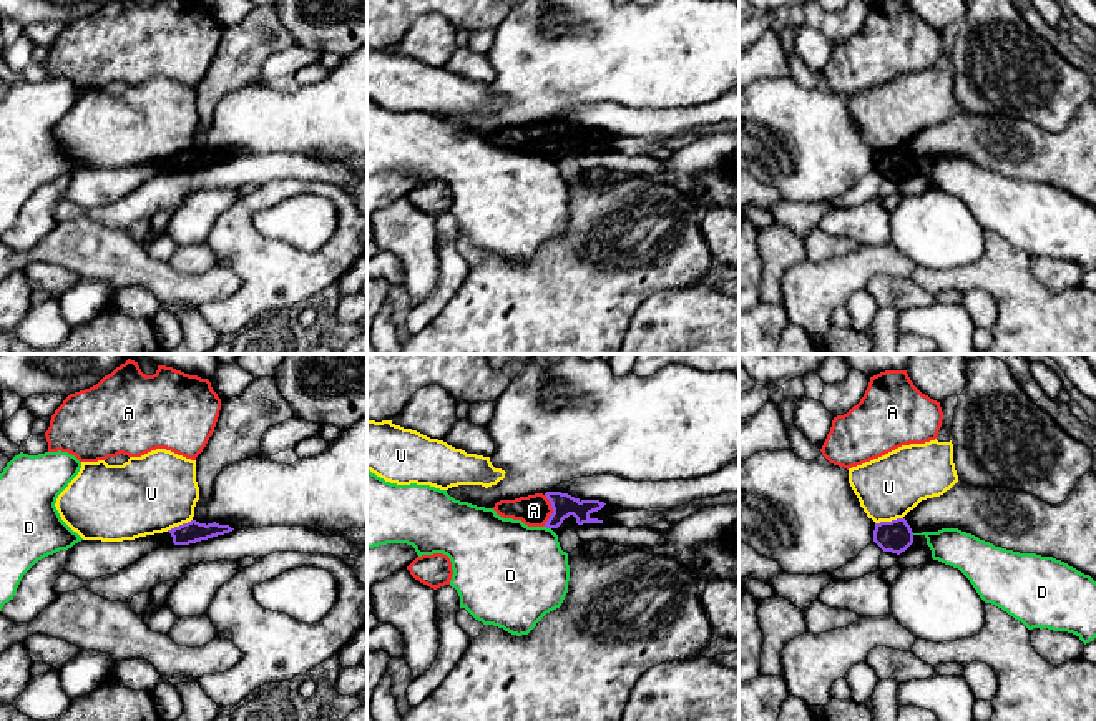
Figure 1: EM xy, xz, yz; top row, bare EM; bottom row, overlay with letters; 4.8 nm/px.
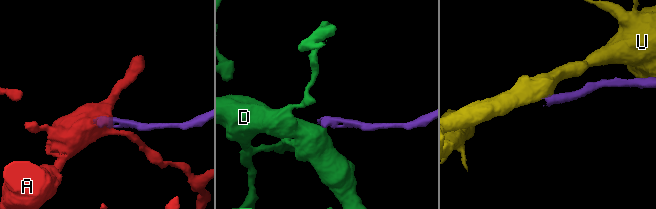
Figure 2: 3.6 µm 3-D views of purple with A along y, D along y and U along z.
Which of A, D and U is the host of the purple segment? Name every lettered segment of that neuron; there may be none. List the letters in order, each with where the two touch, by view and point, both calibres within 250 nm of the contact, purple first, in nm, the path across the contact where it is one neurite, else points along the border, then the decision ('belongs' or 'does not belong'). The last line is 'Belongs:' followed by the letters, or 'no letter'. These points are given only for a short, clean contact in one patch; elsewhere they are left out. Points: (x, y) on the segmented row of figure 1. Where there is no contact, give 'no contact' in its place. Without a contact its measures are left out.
A: meets purple in xz at (553, 510); 120 nm thick on the purple side, 160 nm on the other; runs through xz (563, 505), (553, 510), (533, 510); belongs
D: meets purple in xz at (548, 527); 120 nm thick on the purple side, 440 nm on the other; border along xz (545, 525), (550, 529); does not belong
U: meets purple in yz at (889, 522); 150 nm thick on the purple side, 300 nm on the other; border along yz (902, 517), (875, 524); does not belong
Belongs: A

